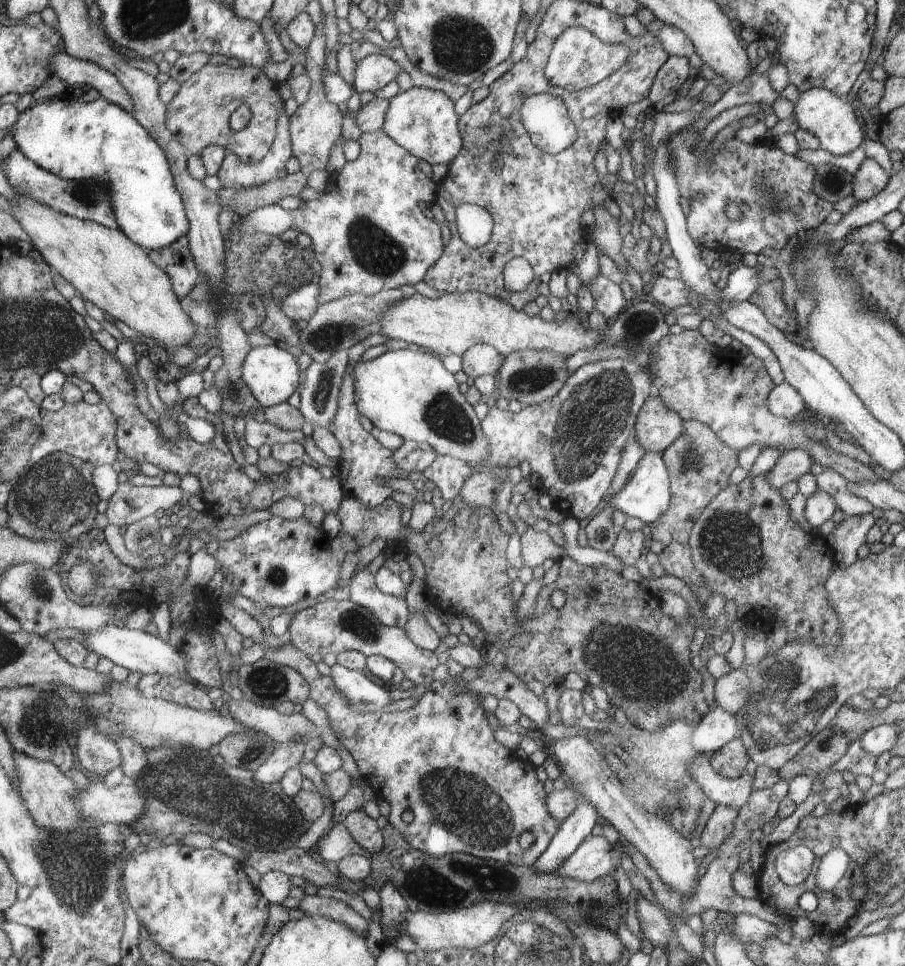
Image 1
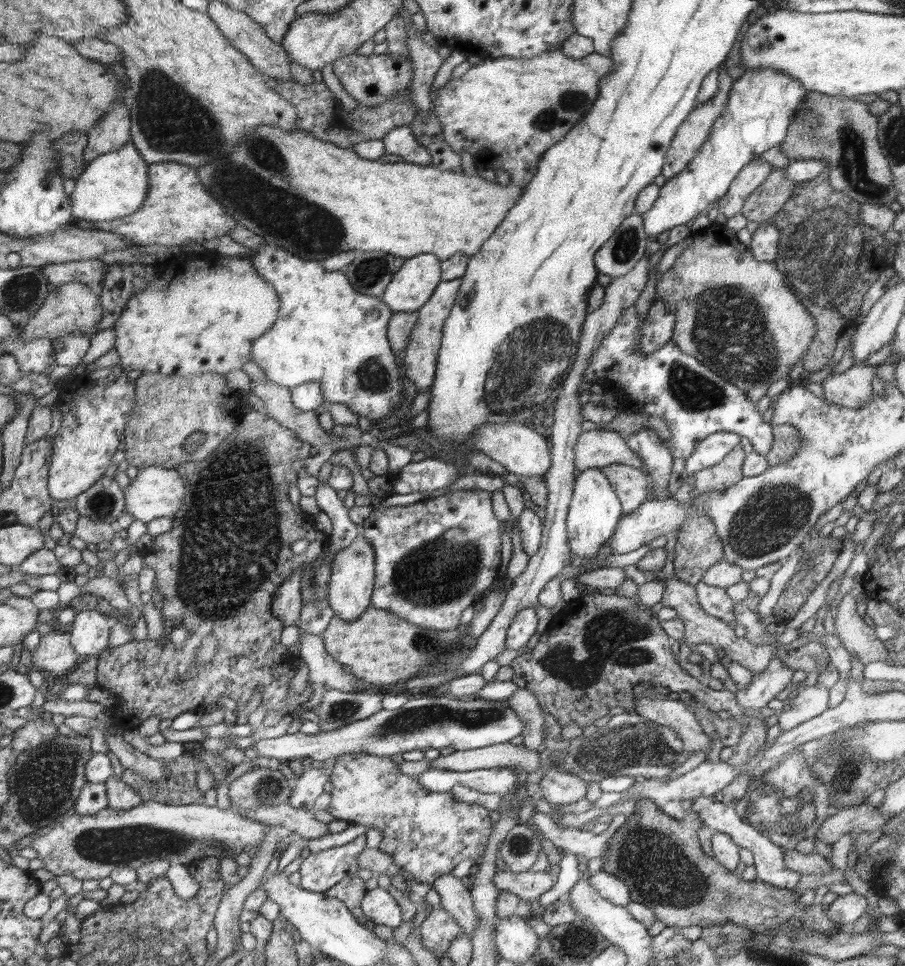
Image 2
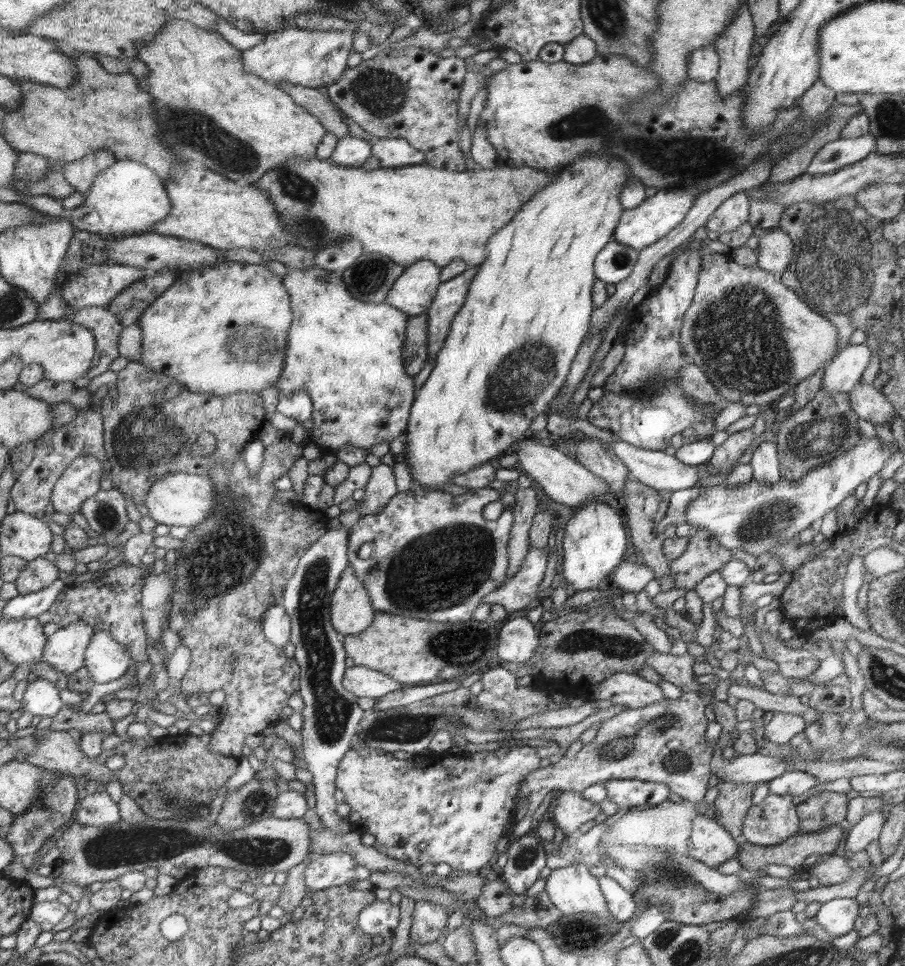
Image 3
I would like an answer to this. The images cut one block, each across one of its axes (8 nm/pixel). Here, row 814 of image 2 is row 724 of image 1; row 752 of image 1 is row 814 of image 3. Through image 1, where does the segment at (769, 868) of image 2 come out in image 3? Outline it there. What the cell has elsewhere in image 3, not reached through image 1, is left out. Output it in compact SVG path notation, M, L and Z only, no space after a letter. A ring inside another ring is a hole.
M684 692L682 694L682 698L678 698L678 700L662 700L662 702L658 702L658 704L652 704L650 706L644 706L644 708L640 708L638 710L627 708L623 712L620 712L620 714L616 714L613 718L610 718L603 722L601 724L600 730L598 730L598 735L590 744L584 745L582 750L574 758L568 758L566 759L565 756L558 762L556 765L550 765L547 768L542 768L534 773L532 775L528 775L524 781L522 781L521 784L519 784L519 794L517 795L517 804L518 806L524 800L524 798L528 798L530 803L528 803L528 812L526 815L517 822L515 830L512 834L512 838L520 837L523 835L528 834L528 832L532 829L532 815L534 814L535 810L540 806L540 803L542 800L544 800L544 797L549 792L552 792L554 790L563 790L566 792L567 790L570 790L572 792L582 792L586 787L592 786L592 785L598 785L603 784L604 782L608 782L608 780L638 780L643 782L656 782L656 783L663 783L666 784L666 786L669 786L669 789L671 792L674 792L674 794L679 794L684 801L690 801L691 803L697 804L697 810L696 814L698 815L704 815L707 817L712 818L714 822L716 821L715 818L713 818L713 810L711 808L713 807L712 804L705 804L703 802L706 791L708 790L706 786L708 785L709 779L711 777L712 770L712 761L714 758L714 751L716 751L716 745L718 745L718 741L720 741L720 738L716 738L716 740L712 740L712 742L708 742L706 740L706 730L709 724L708 718L705 716L705 709L707 706L705 705L705 702L702 700L701 695L699 695L697 692Z

